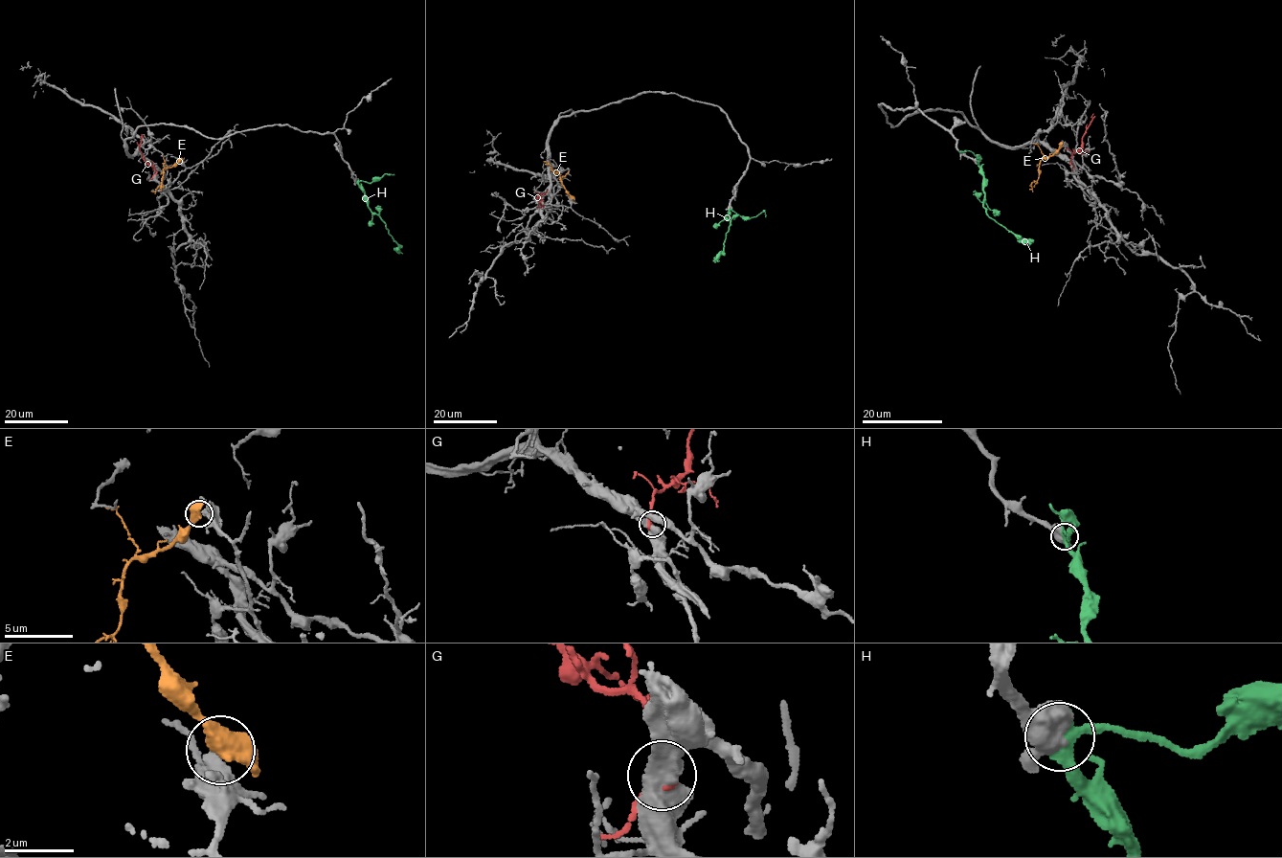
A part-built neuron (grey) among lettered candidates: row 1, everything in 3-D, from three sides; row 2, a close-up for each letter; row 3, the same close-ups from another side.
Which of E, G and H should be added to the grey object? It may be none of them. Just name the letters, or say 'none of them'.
H

